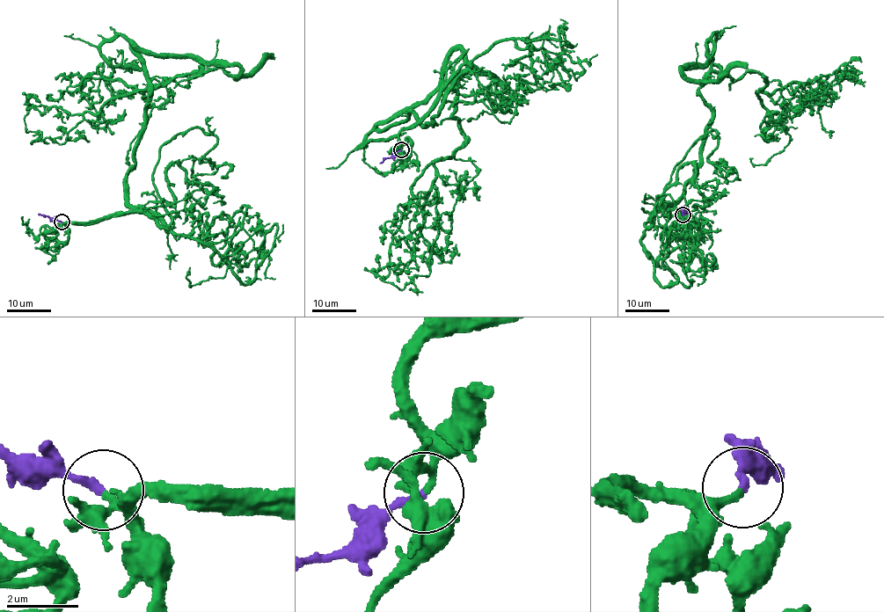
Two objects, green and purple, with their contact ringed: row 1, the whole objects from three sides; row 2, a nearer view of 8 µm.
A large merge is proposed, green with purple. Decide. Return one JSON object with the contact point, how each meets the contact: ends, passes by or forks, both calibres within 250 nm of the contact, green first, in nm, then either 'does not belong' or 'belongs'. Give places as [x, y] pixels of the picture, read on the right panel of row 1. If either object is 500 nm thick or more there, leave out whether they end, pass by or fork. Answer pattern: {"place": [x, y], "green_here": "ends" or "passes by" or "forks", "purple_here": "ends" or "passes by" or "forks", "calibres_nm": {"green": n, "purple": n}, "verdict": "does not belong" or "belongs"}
{"place": [683, 214], "green_here": "passes by", "purple_here": "ends", "calibres_nm": {"green": 160, "purple": 220}, "verdict": "belongs"}

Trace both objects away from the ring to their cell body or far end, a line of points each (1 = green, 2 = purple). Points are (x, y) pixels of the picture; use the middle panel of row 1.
1: (400, 149), (468, 64), (434, 123), (377, 127), (458, 49), (464, 139), (415, 178), (382, 278), (411, 283)
2: (400, 150), (379, 163)

